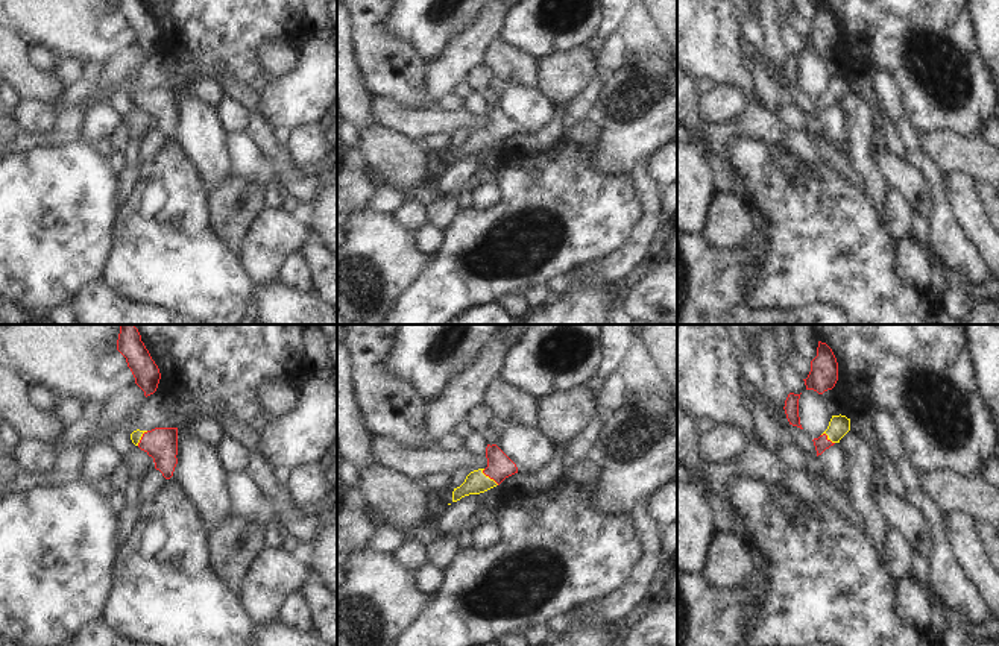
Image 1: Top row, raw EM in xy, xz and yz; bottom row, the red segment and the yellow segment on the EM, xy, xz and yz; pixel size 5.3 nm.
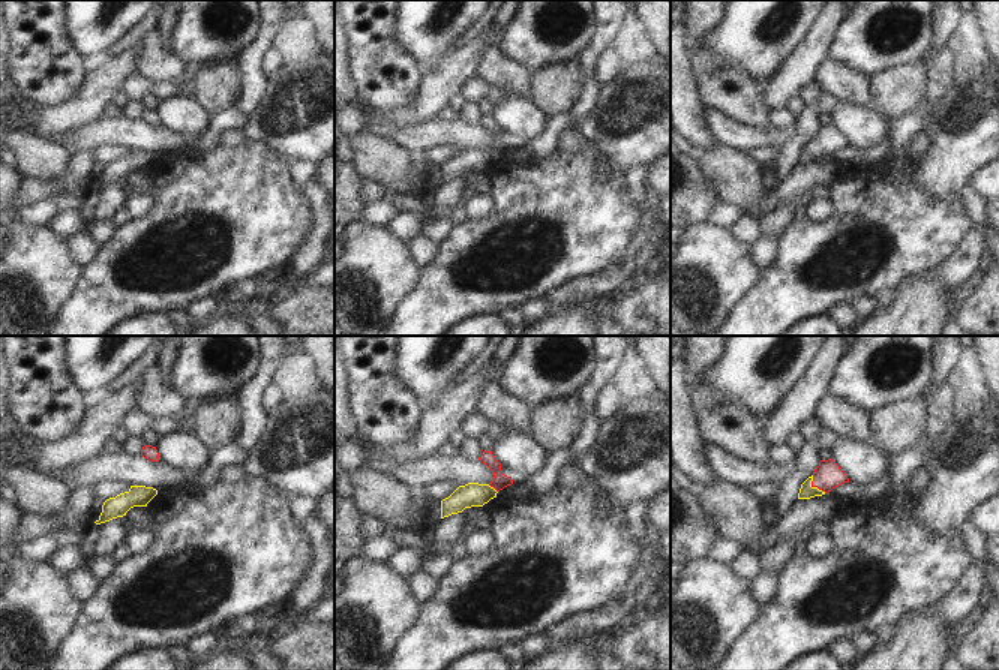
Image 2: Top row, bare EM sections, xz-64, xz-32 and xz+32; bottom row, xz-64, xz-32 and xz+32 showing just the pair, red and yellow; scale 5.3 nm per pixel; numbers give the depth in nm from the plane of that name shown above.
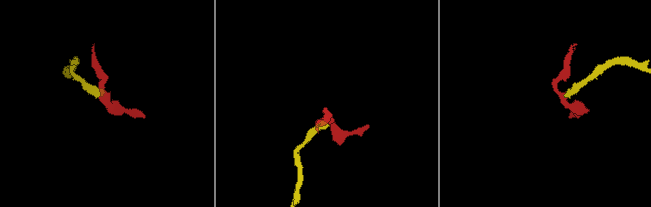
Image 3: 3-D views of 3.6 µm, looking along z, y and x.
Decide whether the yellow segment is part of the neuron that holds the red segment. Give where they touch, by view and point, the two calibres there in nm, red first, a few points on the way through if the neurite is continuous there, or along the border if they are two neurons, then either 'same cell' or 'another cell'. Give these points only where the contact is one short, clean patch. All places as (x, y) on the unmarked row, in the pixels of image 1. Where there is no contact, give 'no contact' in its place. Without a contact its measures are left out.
meets red in xz at (491, 138); 140 nm thick on the red side, 120 nm on the other; runs through xz (500, 126), (491, 138), (475, 143); same cell

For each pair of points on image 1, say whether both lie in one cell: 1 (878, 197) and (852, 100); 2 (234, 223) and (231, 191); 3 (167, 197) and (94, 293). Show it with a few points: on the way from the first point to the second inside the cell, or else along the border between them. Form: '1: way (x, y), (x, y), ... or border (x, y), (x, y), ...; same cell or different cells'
1: way (869, 173), (861, 158), (860, 125); same cell
2: way (231, 216), (231, 199); same cell
3: border (100, 279), (132, 302); different cells

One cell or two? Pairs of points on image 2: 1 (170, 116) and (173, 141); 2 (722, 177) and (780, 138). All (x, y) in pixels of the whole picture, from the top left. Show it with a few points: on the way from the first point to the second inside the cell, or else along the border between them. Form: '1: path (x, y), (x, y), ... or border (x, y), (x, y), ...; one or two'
1: border (161, 123), (180, 134), (203, 132); two
2: border (717, 141), (746, 153); two

